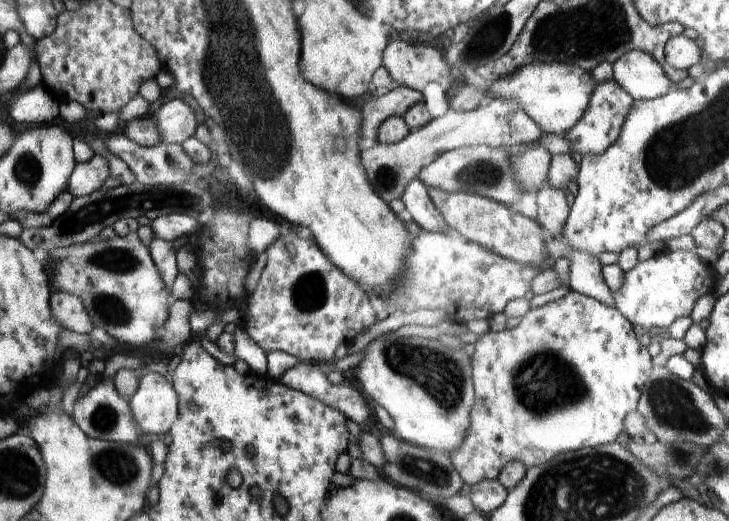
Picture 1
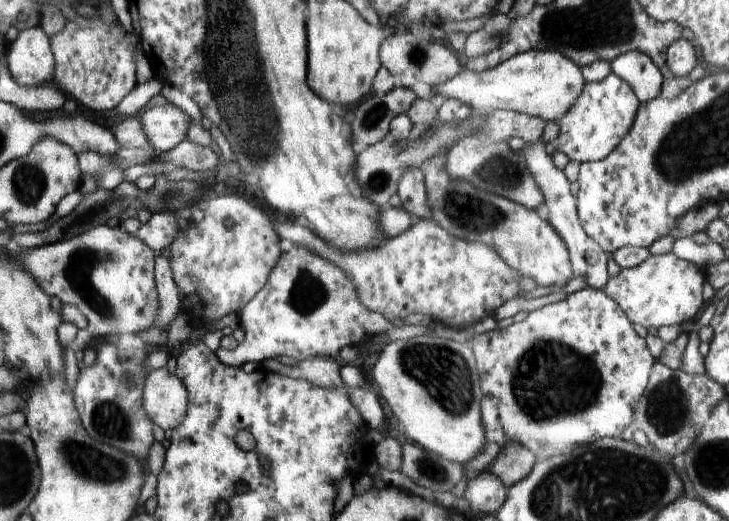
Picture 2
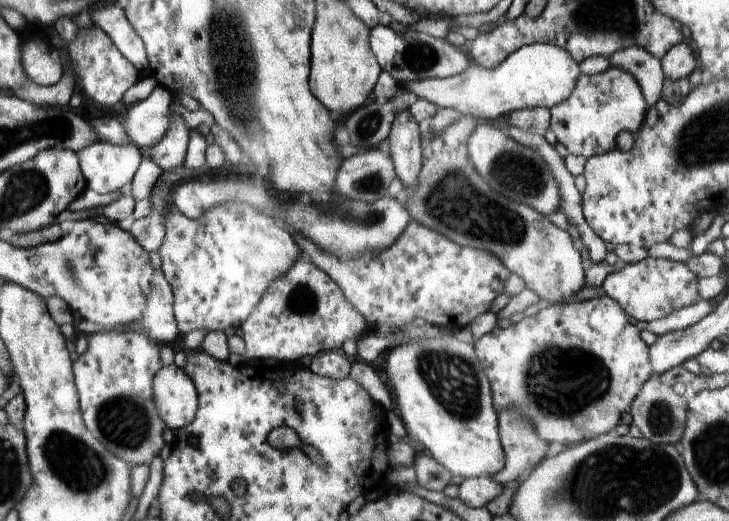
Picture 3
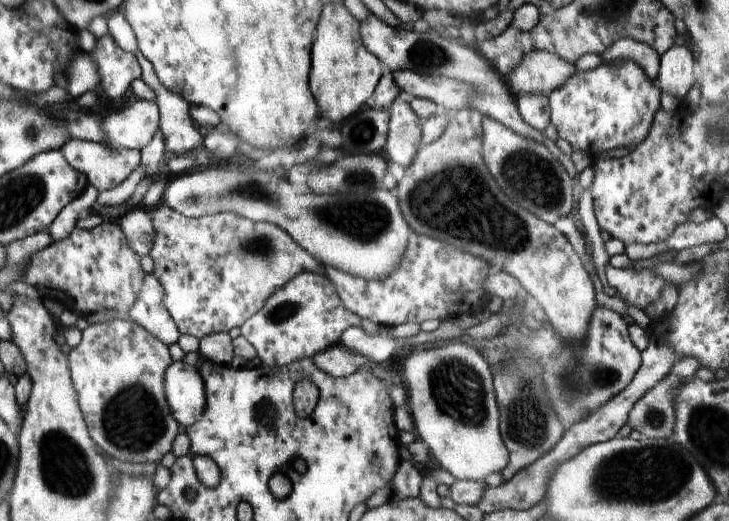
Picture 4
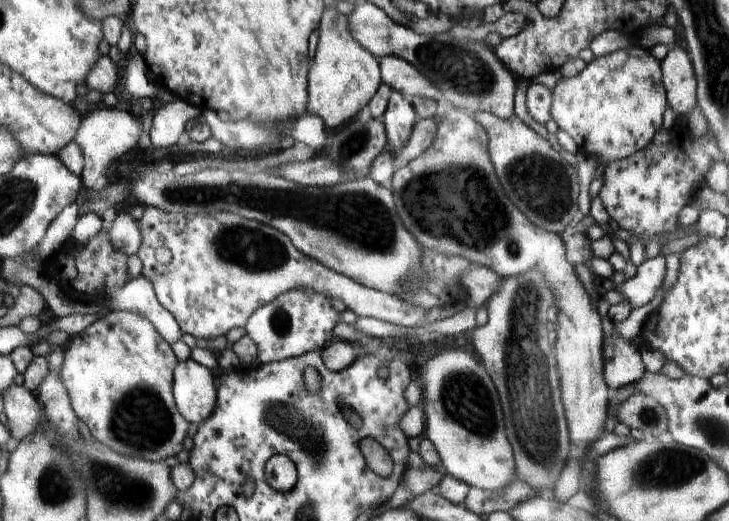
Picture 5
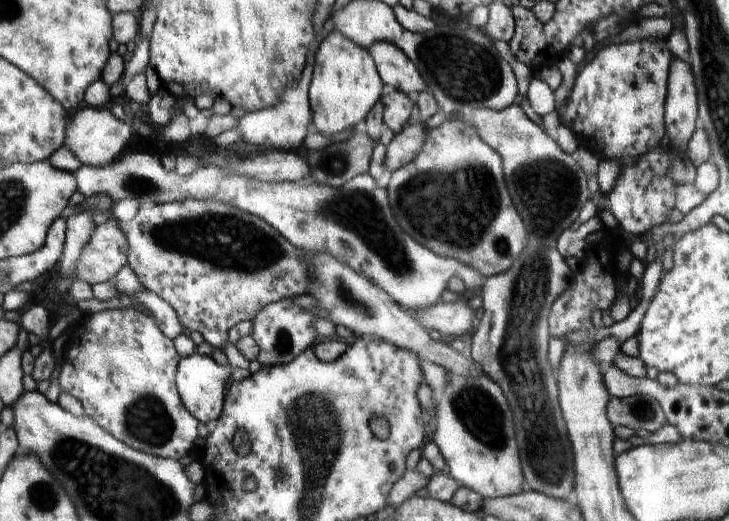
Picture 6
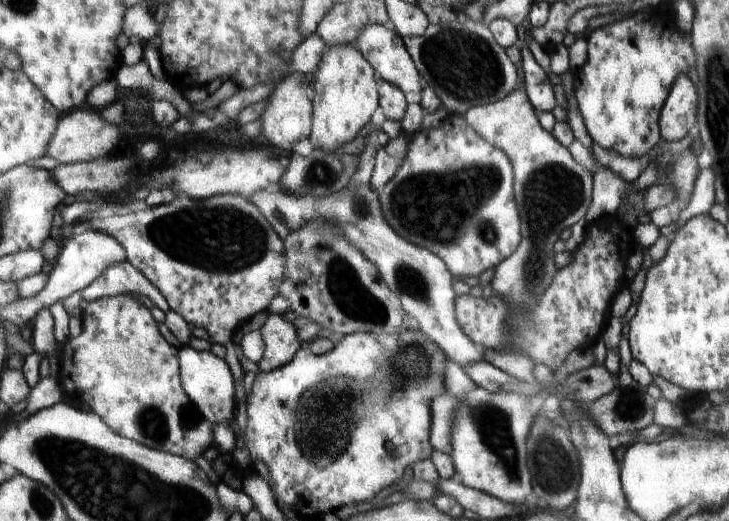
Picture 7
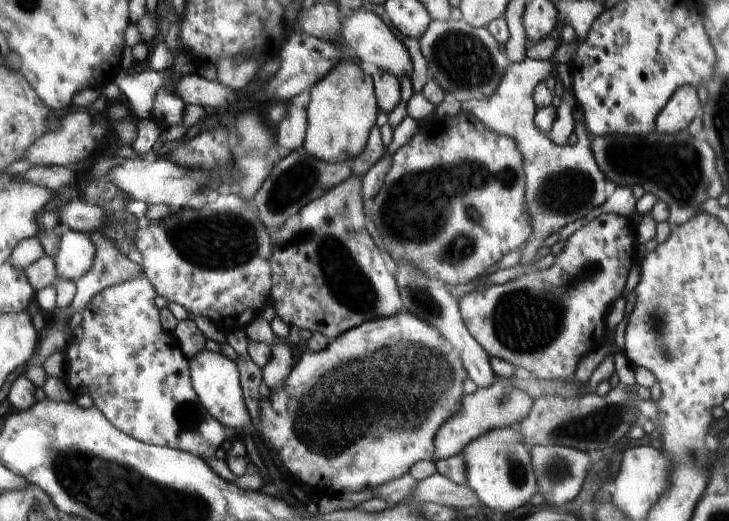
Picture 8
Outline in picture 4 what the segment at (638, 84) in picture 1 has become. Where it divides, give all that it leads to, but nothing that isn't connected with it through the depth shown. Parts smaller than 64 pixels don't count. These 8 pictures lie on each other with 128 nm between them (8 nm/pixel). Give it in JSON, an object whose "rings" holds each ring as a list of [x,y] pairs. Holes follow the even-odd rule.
{"rings":[[[620,37],[616,42],[602,54],[602,60],[606,63],[632,60],[646,72],[646,76],[652,82],[656,82],[661,54],[658,54],[654,48],[650,48],[648,44],[636,42],[631,38]]]}

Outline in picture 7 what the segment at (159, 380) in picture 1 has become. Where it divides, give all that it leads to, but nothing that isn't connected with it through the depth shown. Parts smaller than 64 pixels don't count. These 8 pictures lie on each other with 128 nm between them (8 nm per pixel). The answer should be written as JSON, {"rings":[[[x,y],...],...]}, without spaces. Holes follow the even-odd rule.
{"rings":[[[184,345],[182,348],[180,353],[181,380],[185,392],[194,400],[208,422],[216,425],[229,425],[235,420],[234,392],[236,392],[235,380],[232,380],[233,372],[229,368],[229,364],[224,359],[214,356],[211,351],[198,352],[188,345]]]}

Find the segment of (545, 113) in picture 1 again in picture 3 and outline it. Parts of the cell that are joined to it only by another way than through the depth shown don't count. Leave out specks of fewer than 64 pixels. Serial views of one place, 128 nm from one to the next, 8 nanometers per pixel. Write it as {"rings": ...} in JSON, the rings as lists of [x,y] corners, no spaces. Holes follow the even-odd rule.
{"rings":[[[532,43],[513,52],[494,70],[472,64],[456,76],[416,80],[402,86],[414,92],[419,100],[432,102],[437,108],[452,108],[463,116],[470,115],[492,122],[494,118],[507,116],[522,108],[551,109],[566,102],[576,88],[579,76],[579,64],[566,50],[546,43]]]}

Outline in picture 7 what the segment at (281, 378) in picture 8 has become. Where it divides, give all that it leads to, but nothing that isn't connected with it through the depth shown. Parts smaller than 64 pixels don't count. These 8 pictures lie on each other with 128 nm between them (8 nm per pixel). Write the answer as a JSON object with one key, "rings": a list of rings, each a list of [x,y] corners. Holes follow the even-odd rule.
{"rings":[[[270,312],[260,330],[265,345],[263,360],[257,363],[260,371],[268,373],[290,365],[301,345],[294,326],[282,315]]]}

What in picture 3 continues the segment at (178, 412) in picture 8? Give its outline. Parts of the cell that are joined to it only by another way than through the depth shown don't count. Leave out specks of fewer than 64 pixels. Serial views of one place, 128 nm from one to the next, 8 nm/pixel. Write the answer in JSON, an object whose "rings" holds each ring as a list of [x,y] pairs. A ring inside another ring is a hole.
{"rings":[[[128,329],[88,335],[89,347],[75,362],[82,412],[90,432],[128,464],[149,465],[164,448],[165,420],[158,414],[154,380],[162,368],[154,339]]]}

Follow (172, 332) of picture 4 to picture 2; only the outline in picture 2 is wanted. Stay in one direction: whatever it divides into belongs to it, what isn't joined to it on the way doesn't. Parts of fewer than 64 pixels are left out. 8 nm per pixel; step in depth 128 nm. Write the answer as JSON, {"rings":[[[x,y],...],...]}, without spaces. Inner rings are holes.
{"rings":[[[156,254],[156,282],[158,294],[158,326],[166,328],[180,309],[179,294],[170,270],[168,258]]]}

